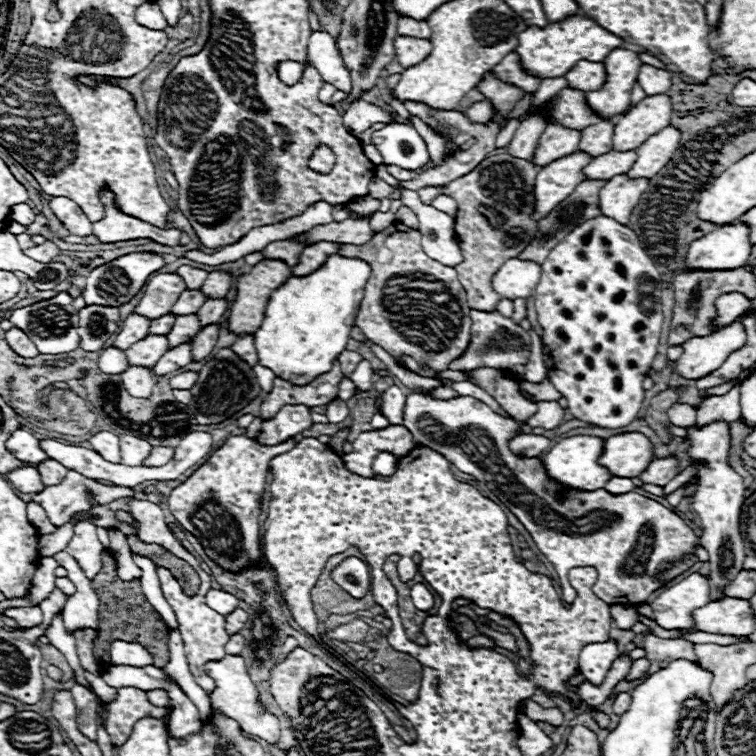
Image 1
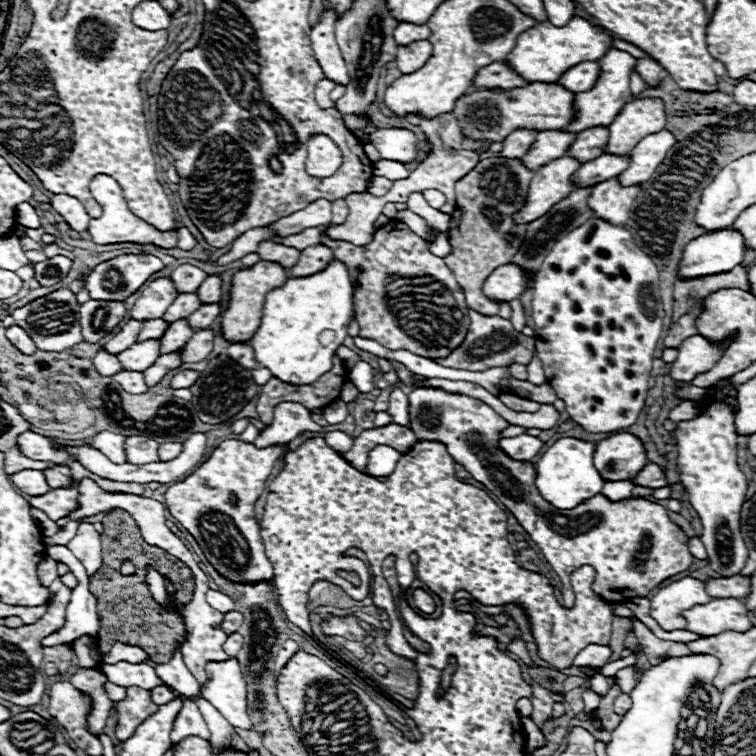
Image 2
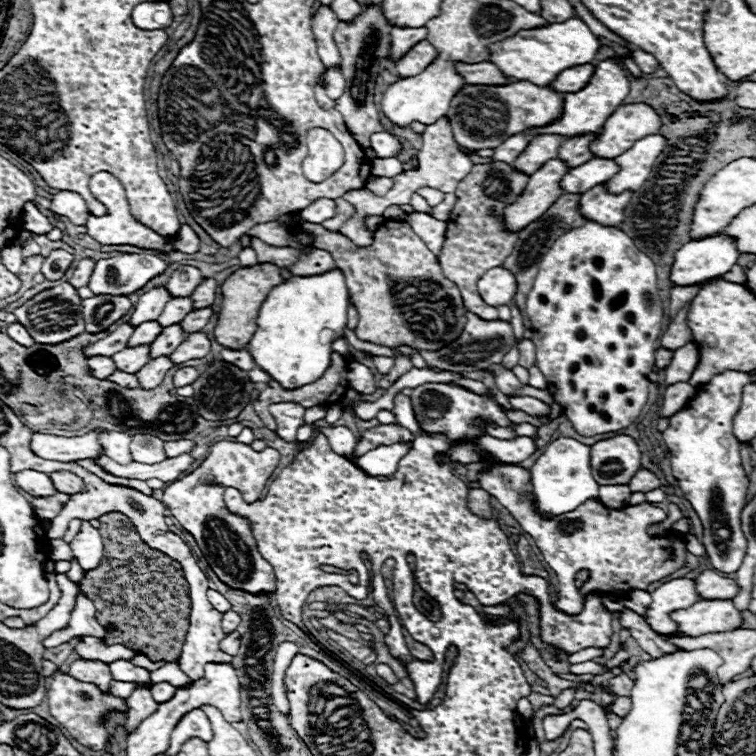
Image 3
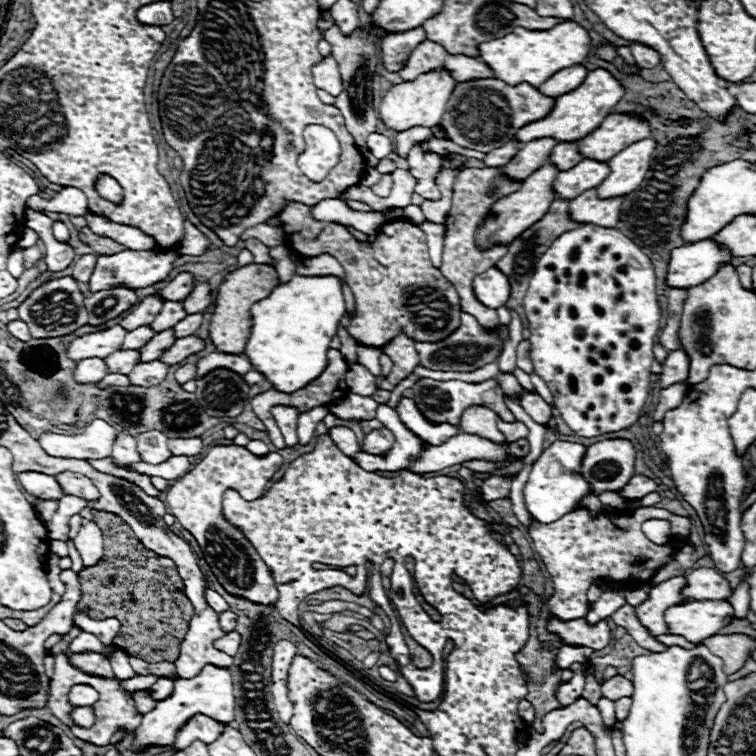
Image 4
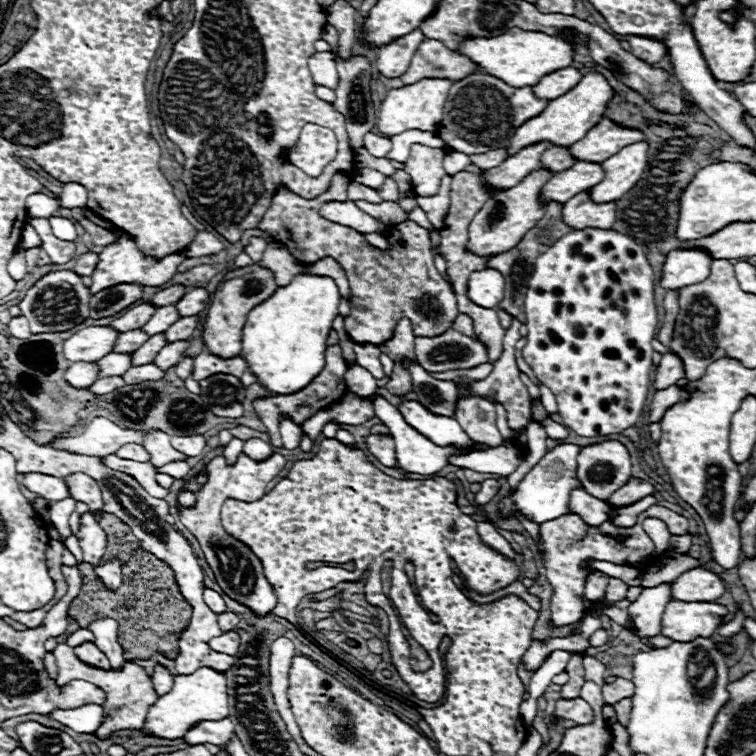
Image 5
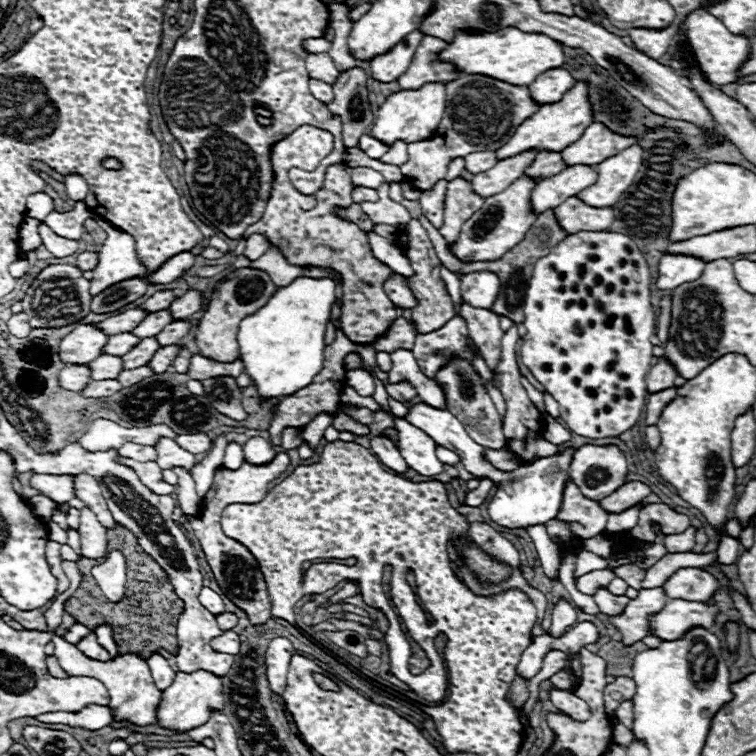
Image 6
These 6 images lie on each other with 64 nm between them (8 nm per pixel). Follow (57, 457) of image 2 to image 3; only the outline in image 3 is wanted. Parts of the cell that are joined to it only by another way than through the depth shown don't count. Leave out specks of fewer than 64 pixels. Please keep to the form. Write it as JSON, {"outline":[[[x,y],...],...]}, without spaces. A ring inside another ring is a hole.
{"outline":[[[102,428],[92,430],[84,436],[74,436],[74,438],[34,432],[30,438],[30,448],[40,458],[50,458],[50,460],[58,460],[58,462],[76,462],[76,460],[84,460],[84,458],[96,458],[96,456],[104,454],[98,444],[100,432],[102,432]]]}

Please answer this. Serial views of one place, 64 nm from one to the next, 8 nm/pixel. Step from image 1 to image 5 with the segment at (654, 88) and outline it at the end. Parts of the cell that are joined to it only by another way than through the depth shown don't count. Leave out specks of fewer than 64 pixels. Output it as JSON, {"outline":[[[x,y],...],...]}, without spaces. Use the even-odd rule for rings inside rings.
{"outline":[[[630,36],[626,40],[632,46],[632,54],[638,56],[638,58],[642,58],[644,62],[656,64],[666,54],[666,48],[660,42],[656,42],[656,40],[648,40],[648,38],[640,38],[640,36]]]}

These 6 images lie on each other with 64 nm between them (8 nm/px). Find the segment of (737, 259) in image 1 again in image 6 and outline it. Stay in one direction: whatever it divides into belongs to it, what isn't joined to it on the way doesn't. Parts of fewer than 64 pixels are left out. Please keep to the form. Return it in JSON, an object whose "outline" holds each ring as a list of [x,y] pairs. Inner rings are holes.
{"outline":[[[664,254],[658,264],[656,286],[660,290],[674,290],[682,282],[694,282],[704,272],[706,262],[690,254]]]}

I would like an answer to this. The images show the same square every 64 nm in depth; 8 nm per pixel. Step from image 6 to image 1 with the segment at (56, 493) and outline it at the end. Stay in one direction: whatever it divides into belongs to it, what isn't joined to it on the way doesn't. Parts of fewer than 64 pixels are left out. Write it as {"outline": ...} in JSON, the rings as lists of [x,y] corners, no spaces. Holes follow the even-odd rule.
{"outline":[[[22,466],[18,470],[12,470],[10,474],[6,474],[6,480],[20,492],[24,494],[38,494],[44,490],[44,484],[40,480],[40,474],[36,468],[32,466]]]}

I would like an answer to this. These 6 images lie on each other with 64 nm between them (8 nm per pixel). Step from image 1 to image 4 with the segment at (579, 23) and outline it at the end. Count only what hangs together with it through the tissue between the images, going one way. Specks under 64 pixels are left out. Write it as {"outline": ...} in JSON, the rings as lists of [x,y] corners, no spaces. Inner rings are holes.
{"outline":[[[566,20],[566,22],[556,24],[550,30],[516,28],[512,34],[506,34],[504,38],[480,44],[478,50],[480,50],[482,60],[486,64],[490,64],[490,68],[502,82],[506,82],[510,86],[528,82],[538,88],[558,70],[580,64],[592,50],[592,38],[584,26],[580,26],[574,20]]]}

